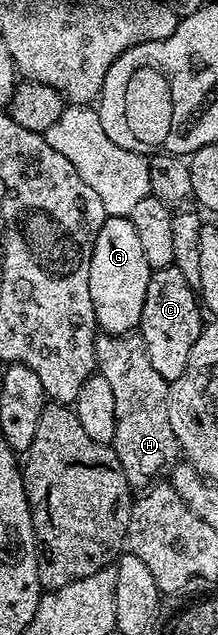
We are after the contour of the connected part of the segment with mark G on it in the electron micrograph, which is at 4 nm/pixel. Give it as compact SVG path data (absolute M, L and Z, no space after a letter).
M105 216L90 259L90 299L94 303L97 326L105 333L130 333L142 319L146 287L153 270L146 263L142 242L128 217Z

